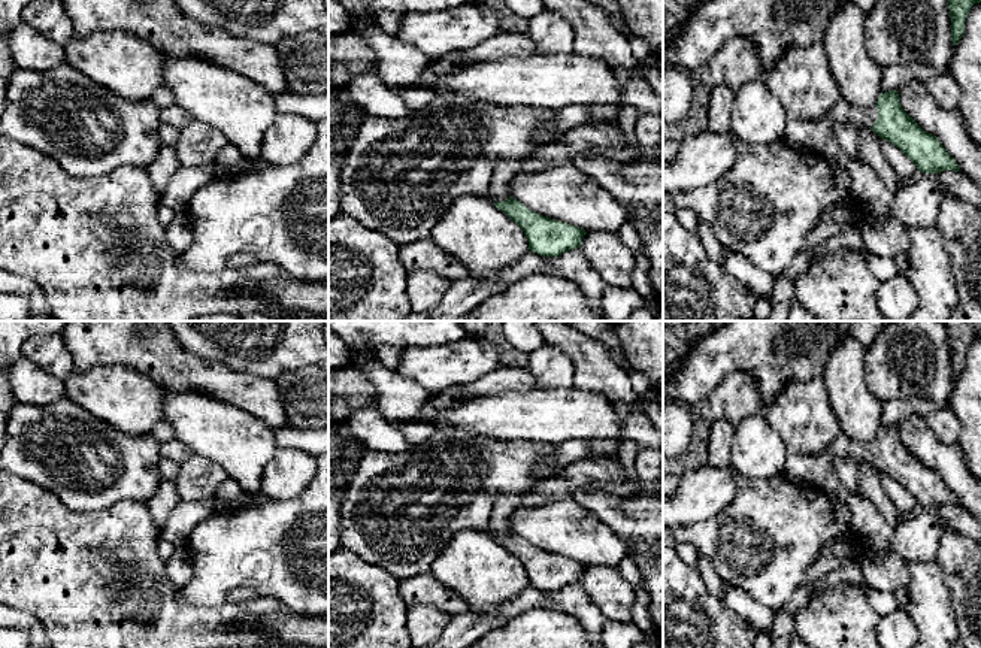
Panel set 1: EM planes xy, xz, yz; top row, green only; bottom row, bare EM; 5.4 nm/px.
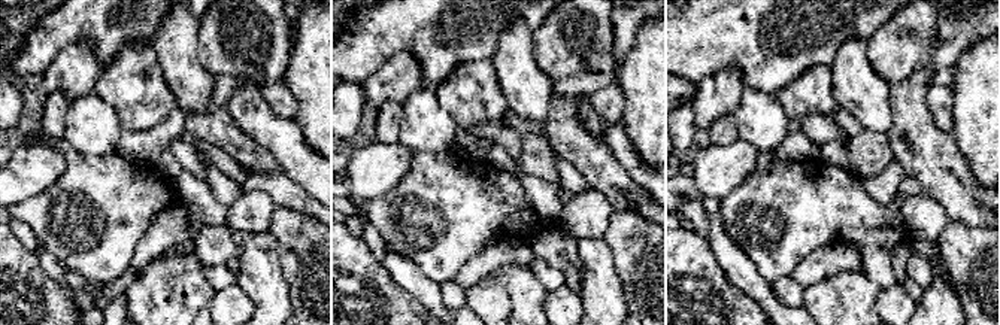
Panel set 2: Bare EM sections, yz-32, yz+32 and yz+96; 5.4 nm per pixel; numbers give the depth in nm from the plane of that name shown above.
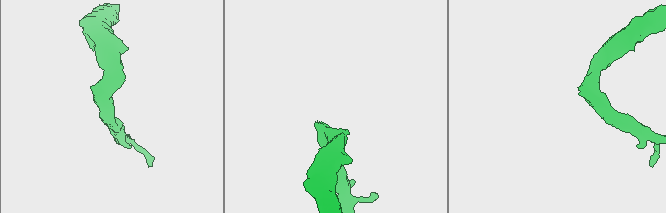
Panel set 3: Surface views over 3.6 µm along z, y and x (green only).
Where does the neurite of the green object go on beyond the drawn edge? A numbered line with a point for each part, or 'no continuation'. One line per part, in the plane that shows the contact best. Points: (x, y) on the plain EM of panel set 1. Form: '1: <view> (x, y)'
1: yz (862, 451)

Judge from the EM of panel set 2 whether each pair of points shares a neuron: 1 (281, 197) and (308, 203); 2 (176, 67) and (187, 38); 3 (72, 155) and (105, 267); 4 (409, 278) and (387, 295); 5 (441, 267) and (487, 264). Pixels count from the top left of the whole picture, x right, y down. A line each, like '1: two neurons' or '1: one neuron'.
1: one neuron
2: one neuron
3: one neuron
4: two neurons
5: two neurons

